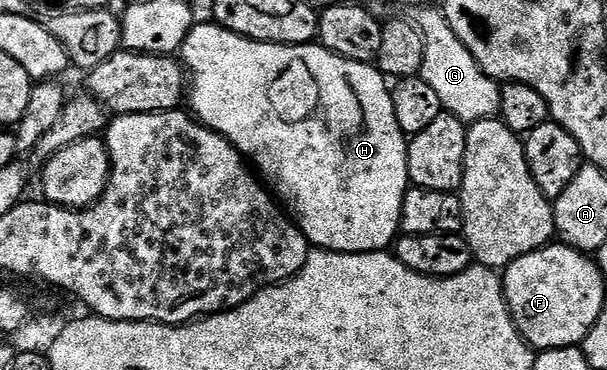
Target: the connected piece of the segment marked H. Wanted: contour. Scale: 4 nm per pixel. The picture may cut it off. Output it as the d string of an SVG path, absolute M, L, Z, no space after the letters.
M215 21L207 22L197 22L193 26L192 32L186 37L183 47L178 52L179 58L190 76L191 114L205 127L209 127L211 131L217 131L222 138L231 141L233 147L244 156L245 160L257 172L261 171L259 174L262 176L263 182L269 188L274 189L275 198L283 204L287 214L291 216L313 248L325 251L345 251L347 255L391 248L394 240L401 234L402 201L410 184L408 182L408 139L398 125L398 117L394 117L394 101L389 80L381 75L373 64L350 61L319 45L259 43L233 31L227 31L225 27Z

